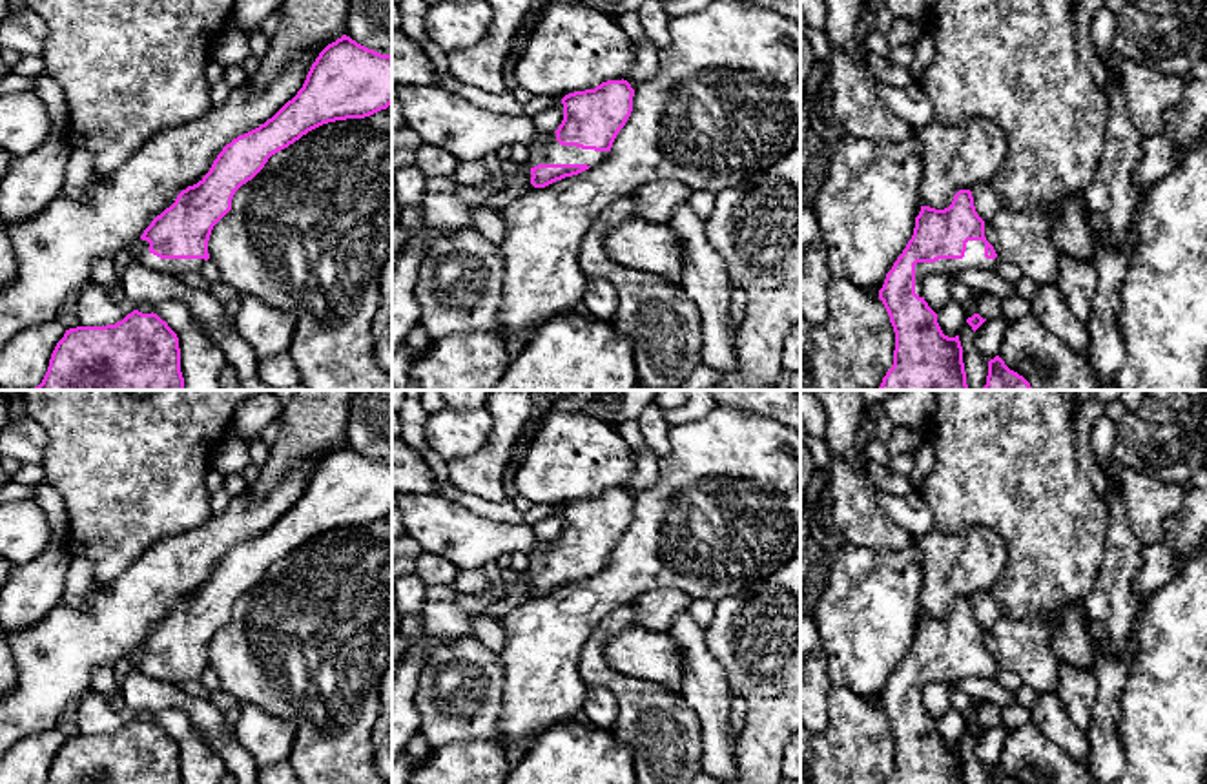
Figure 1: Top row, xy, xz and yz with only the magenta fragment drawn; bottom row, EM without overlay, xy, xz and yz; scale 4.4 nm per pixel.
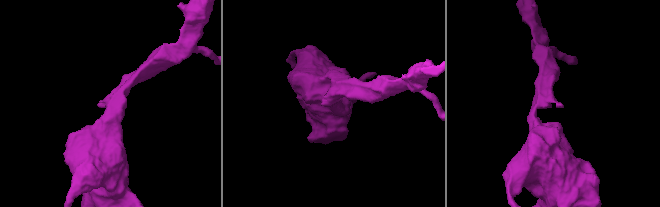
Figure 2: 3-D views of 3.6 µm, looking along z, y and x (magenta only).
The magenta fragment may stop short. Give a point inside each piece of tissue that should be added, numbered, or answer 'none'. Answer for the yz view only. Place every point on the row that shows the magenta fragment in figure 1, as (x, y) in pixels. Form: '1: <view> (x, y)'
1: yz (974, 257)

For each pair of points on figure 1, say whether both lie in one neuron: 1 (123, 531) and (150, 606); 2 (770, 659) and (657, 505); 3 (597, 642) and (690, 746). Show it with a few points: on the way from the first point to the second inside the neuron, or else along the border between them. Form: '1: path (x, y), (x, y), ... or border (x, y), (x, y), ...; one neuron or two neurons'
1: border (170, 535), (155, 540), (108, 584), (97, 582); two neurons
2: border (763, 578), (744, 591), (726, 595), (717, 602); two neurons
3: path (604, 671), (660, 724); one neuron

